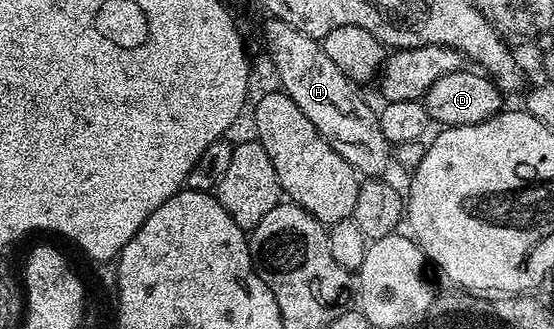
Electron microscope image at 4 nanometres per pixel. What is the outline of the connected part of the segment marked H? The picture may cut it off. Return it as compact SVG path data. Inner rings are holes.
M266 16L264 20L261 37L265 40L269 61L281 80L280 88L311 120L328 145L358 174L382 176L391 163L391 146L379 127L378 112L361 97L358 86L332 62L316 38L283 23L278 17Z

